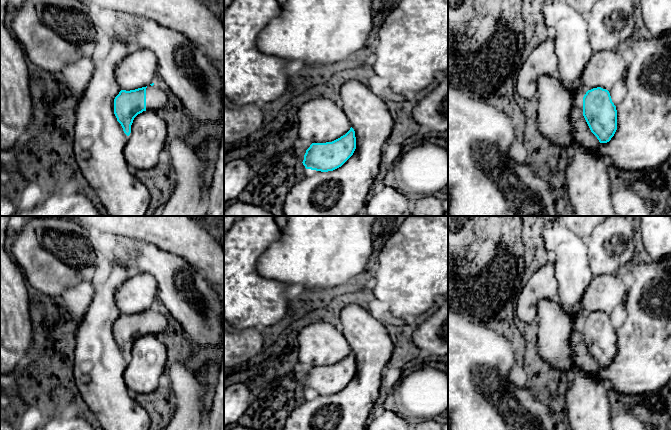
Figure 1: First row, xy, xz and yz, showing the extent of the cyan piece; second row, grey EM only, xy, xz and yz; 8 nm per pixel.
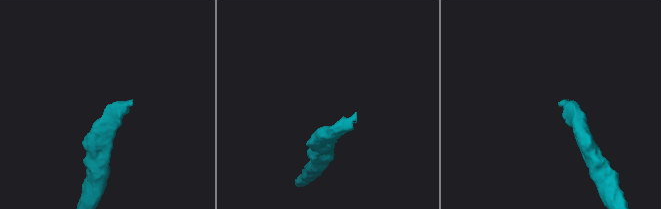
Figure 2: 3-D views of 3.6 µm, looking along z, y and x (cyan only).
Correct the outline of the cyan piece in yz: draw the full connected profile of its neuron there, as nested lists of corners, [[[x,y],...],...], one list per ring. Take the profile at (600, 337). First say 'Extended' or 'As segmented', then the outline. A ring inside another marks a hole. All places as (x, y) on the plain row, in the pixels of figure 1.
As segmented. [[[588,314],[583,321],[583,340],[600,367],[611,364],[617,354],[617,334],[608,314]]]

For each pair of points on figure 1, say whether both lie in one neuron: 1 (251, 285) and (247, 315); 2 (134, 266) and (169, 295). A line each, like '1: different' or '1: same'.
1: same
2: same

